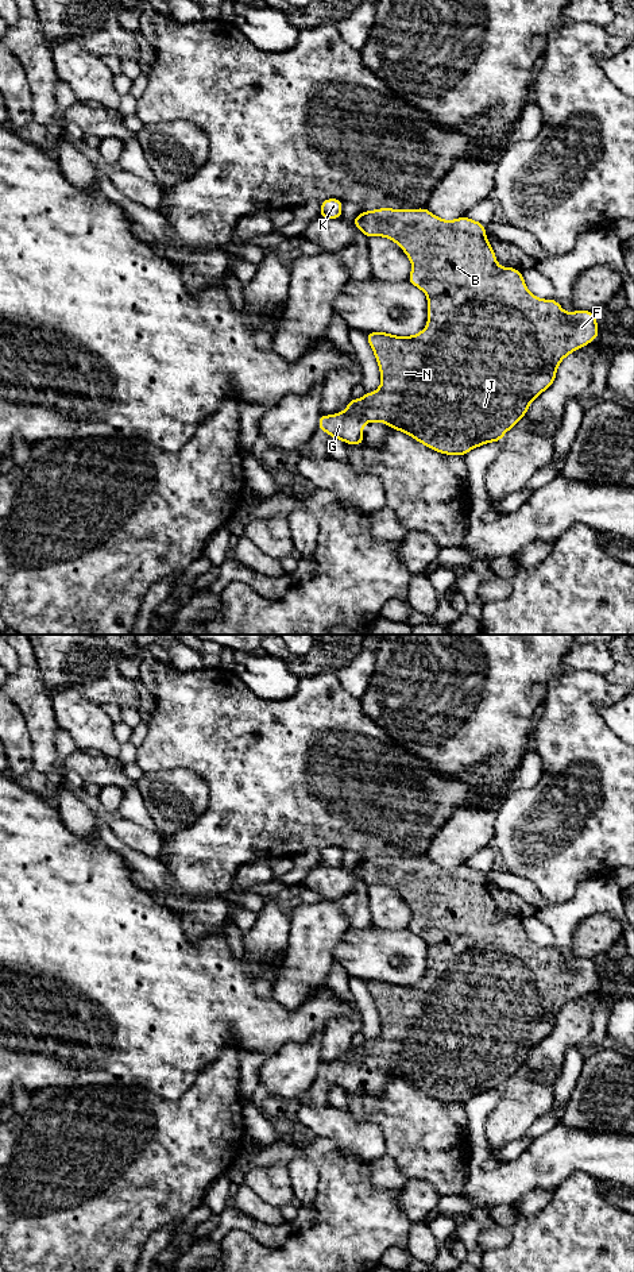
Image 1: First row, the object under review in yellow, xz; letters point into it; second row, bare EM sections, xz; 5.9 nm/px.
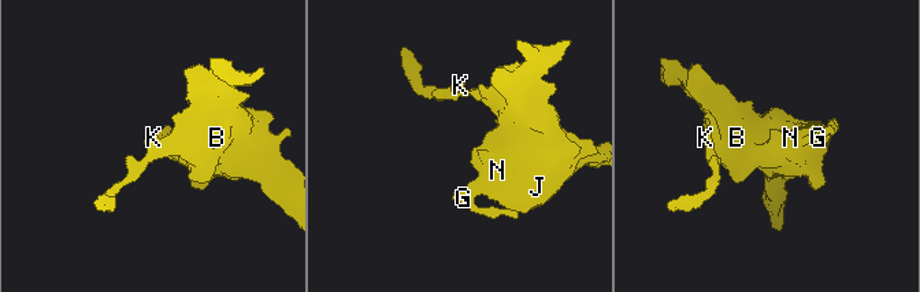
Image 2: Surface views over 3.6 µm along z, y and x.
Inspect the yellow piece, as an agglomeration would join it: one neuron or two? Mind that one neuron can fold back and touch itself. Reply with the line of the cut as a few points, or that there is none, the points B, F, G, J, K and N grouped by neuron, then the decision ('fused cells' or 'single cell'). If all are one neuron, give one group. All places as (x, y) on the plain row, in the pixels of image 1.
no cut | B F G J K N | single cell

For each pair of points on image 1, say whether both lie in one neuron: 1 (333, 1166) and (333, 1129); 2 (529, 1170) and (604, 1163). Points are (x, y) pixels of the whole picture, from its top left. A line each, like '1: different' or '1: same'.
1: different
2: same

